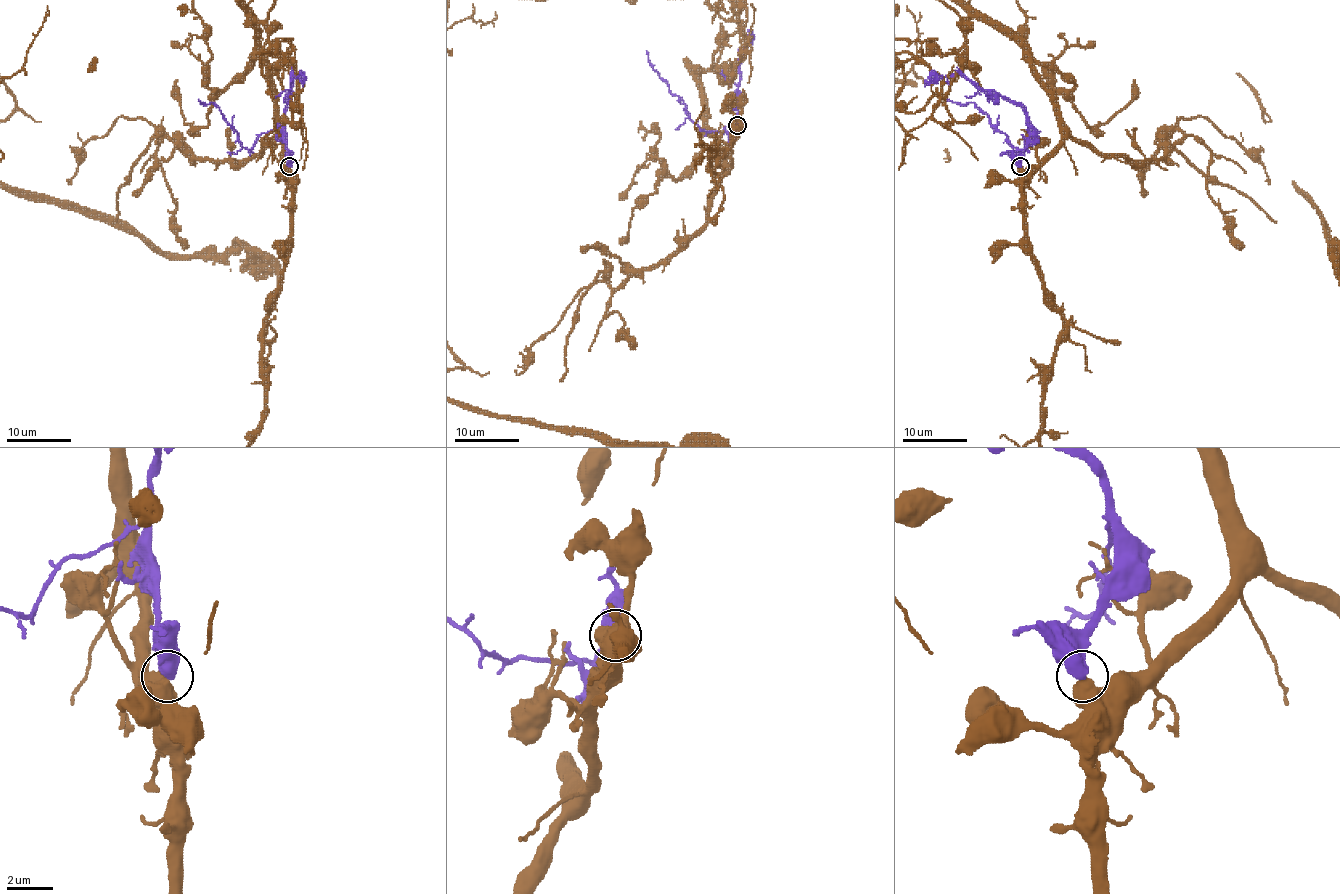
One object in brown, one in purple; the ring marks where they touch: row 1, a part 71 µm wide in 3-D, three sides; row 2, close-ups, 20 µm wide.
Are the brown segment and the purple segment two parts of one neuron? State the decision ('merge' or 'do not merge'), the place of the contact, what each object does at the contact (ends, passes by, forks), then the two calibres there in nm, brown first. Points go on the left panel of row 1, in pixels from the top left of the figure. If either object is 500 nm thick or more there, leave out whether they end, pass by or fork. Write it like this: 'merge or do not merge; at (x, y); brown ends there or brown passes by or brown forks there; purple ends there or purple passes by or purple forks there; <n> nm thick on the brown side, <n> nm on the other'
do not merge; at (289, 166); 600 nm thick on the brown side, 600 nm on the other

